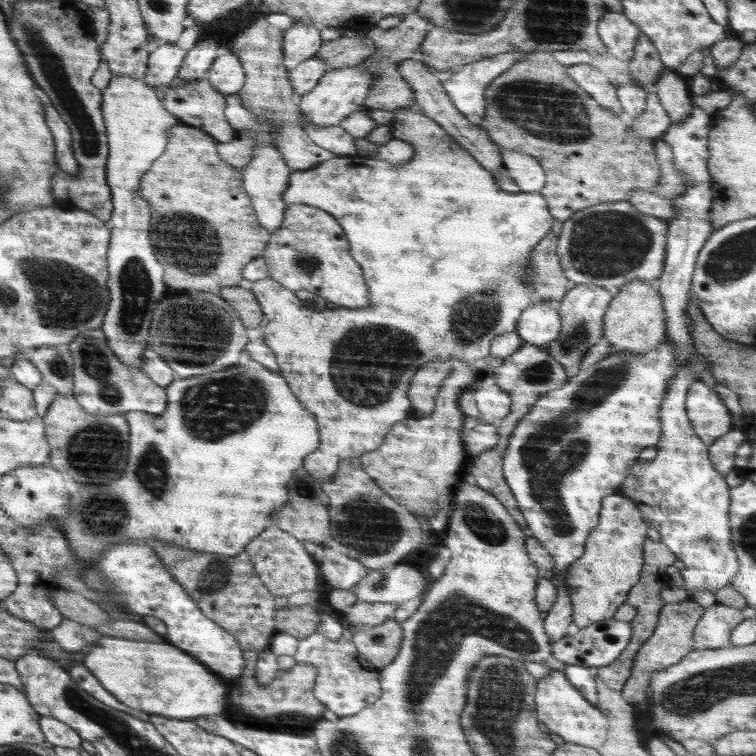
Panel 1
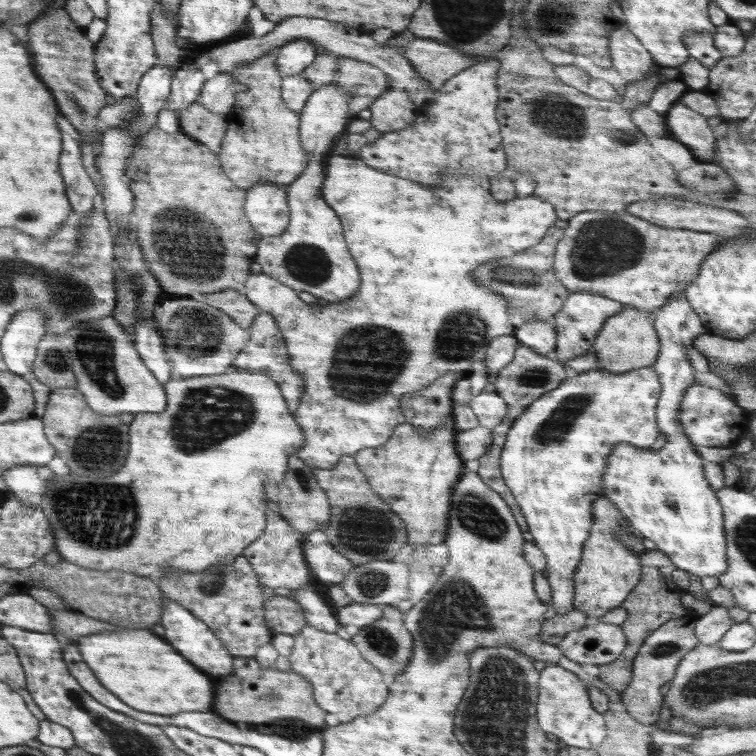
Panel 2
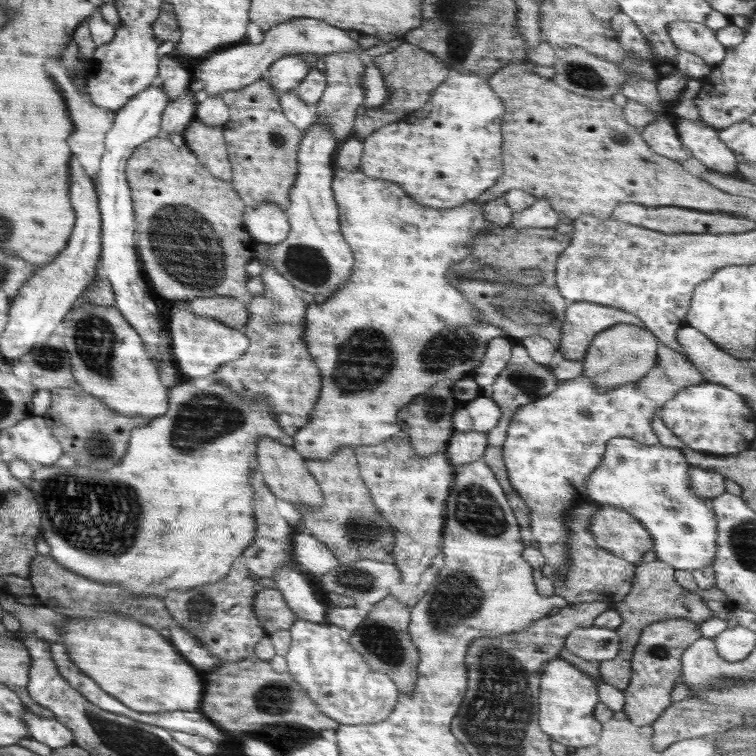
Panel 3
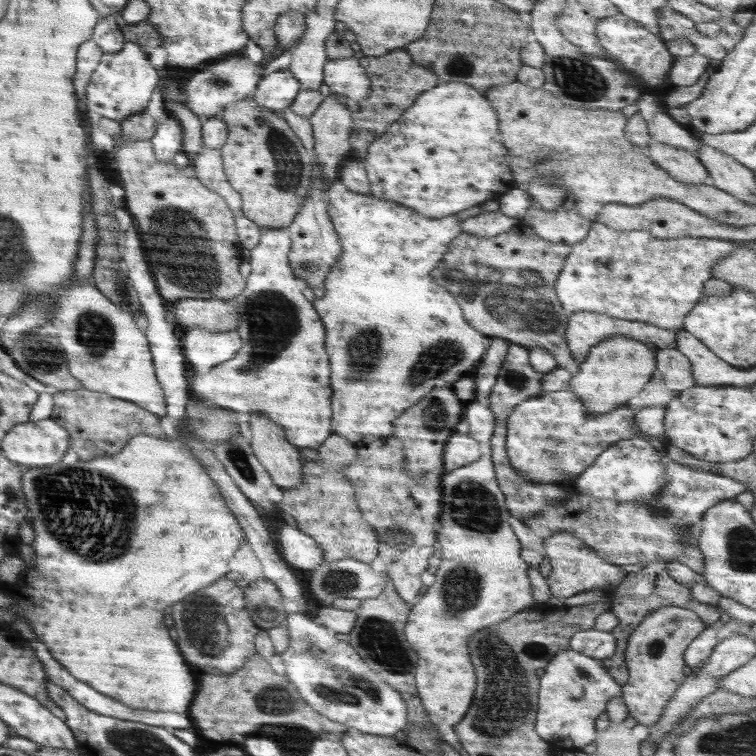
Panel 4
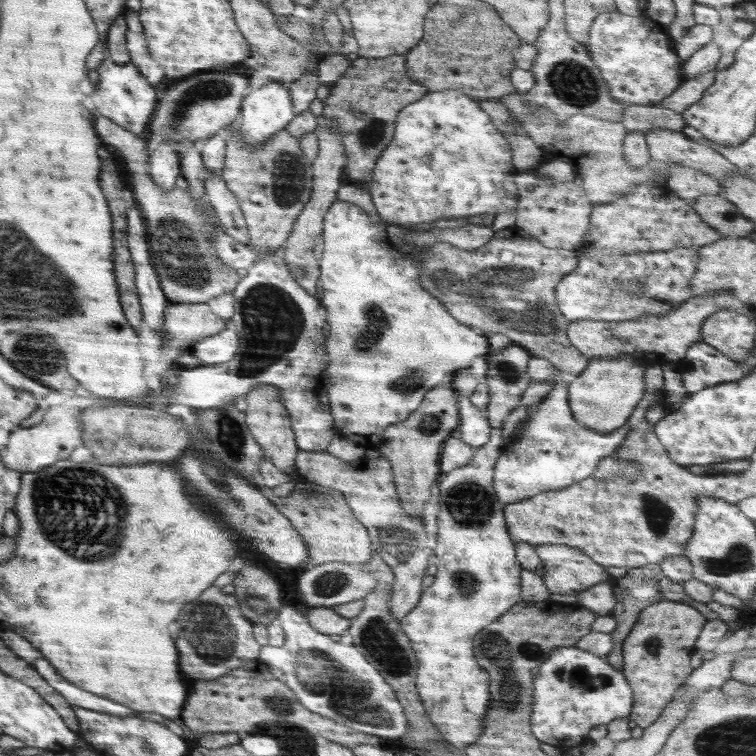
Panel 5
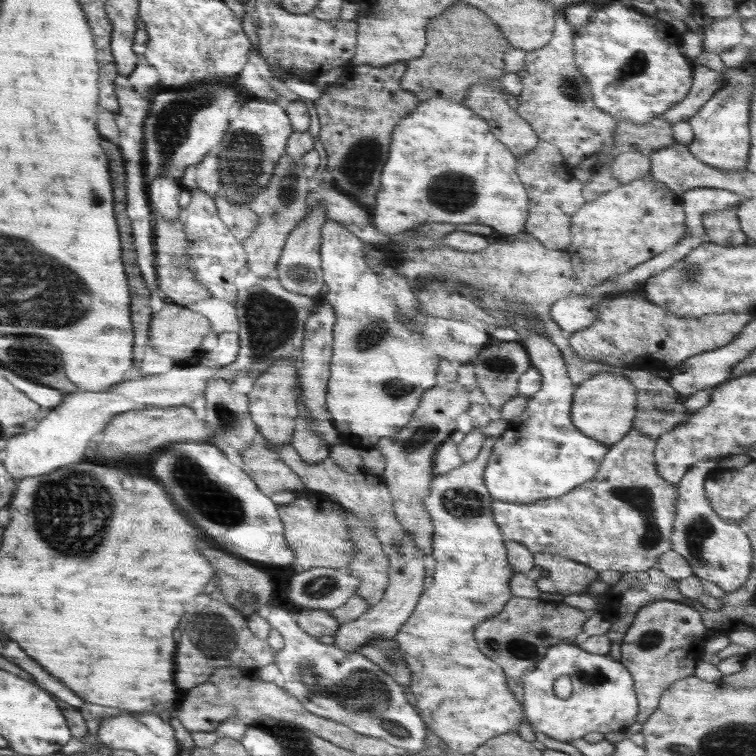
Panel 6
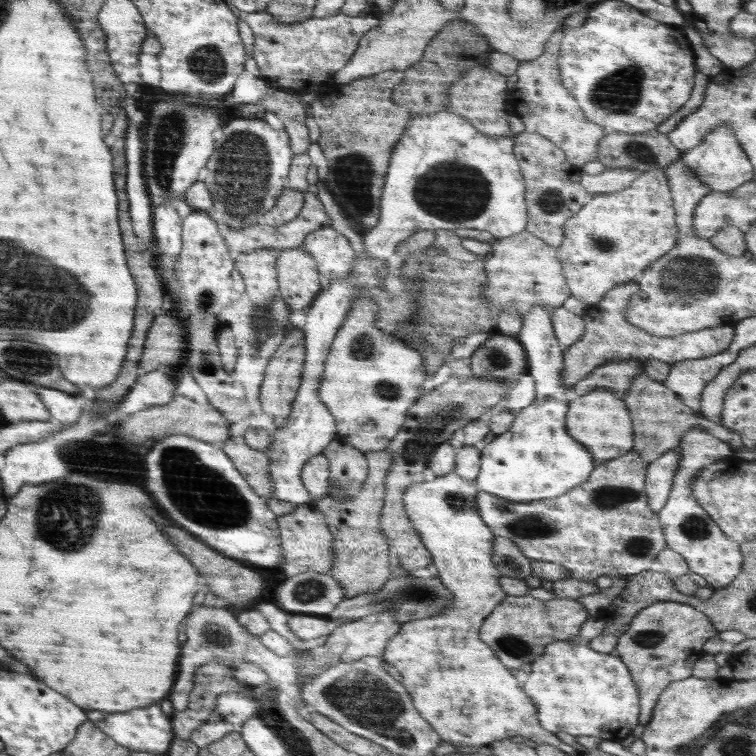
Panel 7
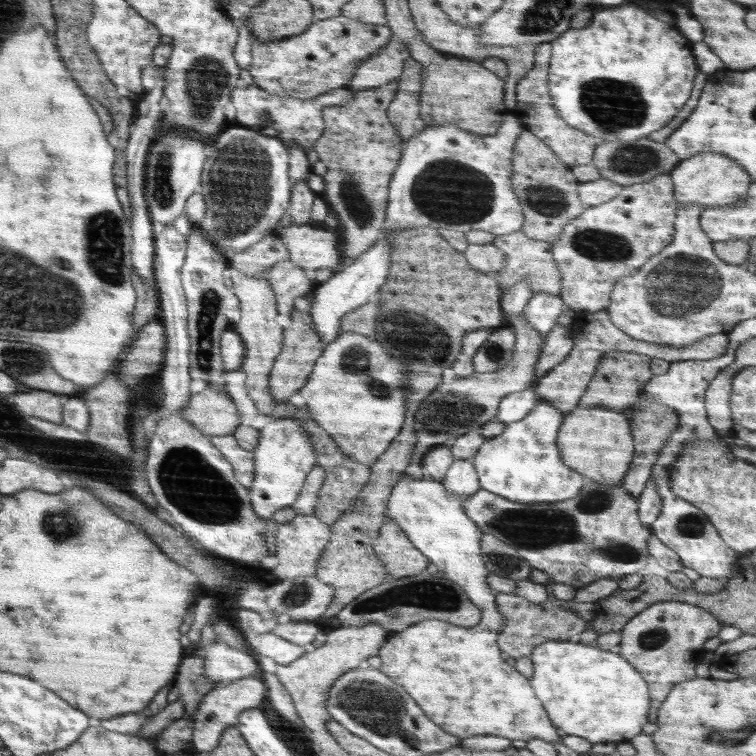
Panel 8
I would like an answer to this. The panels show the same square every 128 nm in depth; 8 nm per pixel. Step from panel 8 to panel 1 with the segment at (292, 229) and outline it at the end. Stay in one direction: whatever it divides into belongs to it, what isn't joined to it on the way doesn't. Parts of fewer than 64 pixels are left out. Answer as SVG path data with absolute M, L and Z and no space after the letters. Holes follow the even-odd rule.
M400 107L400 109L396 109L394 117L389 122L389 128L396 139L408 141L414 145L416 156L412 156L410 162L396 166L396 164L390 164L386 160L374 160L374 158L365 156L336 155L336 157L332 157L332 159L312 169L292 171L289 178L290 184L288 184L286 191L282 192L282 203L286 205L286 209L292 204L304 203L318 207L336 218L349 242L352 258L360 265L361 270L364 270L364 280L368 284L368 302L370 302L370 306L368 308L342 307L336 308L336 310L326 309L315 313L301 304L294 291L287 290L273 279L264 278L247 285L266 319L261 326L264 332L263 339L265 344L276 355L276 362L280 367L281 376L285 378L290 390L294 392L294 396L300 400L302 408L312 412L312 416L316 418L316 424L318 424L318 430L320 430L320 444L310 456L306 456L304 468L310 472L310 477L320 484L334 476L340 461L347 458L358 458L365 452L376 450L382 444L384 436L390 432L392 424L396 424L396 422L404 420L406 416L412 415L410 402L404 392L410 386L416 370L424 362L446 362L446 360L456 359L470 365L478 364L478 362L489 356L489 349L494 338L516 331L522 312L536 302L536 294L531 290L531 277L527 274L532 249L536 248L540 240L550 232L555 220L549 211L546 199L539 192L518 191L512 193L502 190L486 168L480 166L480 163L476 162L472 155L461 146L458 146L438 123L424 116L424 113L418 107Z

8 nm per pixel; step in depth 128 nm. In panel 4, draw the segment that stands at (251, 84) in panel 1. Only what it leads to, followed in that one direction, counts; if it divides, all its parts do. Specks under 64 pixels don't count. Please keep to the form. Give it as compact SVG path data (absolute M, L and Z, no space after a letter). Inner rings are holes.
M251 97L230 104L224 108L221 115L228 126L226 142L220 149L222 164L230 186L241 196L244 216L261 228L278 228L278 230L288 228L296 218L296 214L300 212L302 200L308 194L308 186L312 180L313 155L304 148L296 133L282 116L276 116L266 108L260 108L258 104L254 104Z

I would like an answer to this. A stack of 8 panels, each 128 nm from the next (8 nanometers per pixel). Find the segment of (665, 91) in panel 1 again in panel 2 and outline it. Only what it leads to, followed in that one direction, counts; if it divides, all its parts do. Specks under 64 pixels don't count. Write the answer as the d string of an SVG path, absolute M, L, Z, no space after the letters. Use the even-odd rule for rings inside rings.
M676 100L664 115L672 138L684 143L699 162L716 163L716 136L707 118Z

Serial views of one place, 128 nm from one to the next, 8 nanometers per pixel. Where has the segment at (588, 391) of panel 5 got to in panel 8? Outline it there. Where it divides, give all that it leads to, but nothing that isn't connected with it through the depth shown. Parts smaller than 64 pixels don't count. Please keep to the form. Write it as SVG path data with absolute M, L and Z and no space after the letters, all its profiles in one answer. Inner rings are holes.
M576 408L573 412L564 416L564 424L558 432L558 448L562 462L588 478L590 482L604 484L604 486L618 486L623 484L622 478L628 472L628 466L634 456L633 436L629 427L629 421L618 412L610 409ZM588 434L600 434L600 436L588 436Z

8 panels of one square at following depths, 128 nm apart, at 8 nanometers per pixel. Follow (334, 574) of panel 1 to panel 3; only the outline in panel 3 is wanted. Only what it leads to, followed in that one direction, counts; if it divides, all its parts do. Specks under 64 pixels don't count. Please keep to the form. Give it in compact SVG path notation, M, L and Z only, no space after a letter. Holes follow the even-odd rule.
M294 534L292 554L297 567L303 572L312 572L317 576L338 568L341 563L323 543L317 538L312 538L312 534Z

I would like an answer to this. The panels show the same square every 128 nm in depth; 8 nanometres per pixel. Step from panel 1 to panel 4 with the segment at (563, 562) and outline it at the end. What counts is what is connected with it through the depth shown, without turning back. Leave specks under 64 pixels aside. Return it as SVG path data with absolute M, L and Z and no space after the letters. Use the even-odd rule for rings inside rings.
M564 388L562 390L559 390L558 392L548 392L540 394L540 396L529 398L528 400L525 400L525 402L522 402L521 404L518 404L512 410L512 413L508 416L508 420L506 421L506 452L507 456L509 458L510 466L512 466L514 472L517 472L520 476L522 475L532 475L532 482L540 482L544 484L548 483L554 483L557 484L558 479L560 477L566 476L566 473L568 473L568 476L571 476L571 480L574 482L578 476L580 476L580 473L582 471L586 470L594 461L596 458L598 458L598 455L601 452L604 452L609 446L612 446L615 442L618 442L619 440L624 440L628 438L632 438L634 436L640 436L642 438L646 437L654 437L654 436L644 436L636 426L634 426L634 418L633 414L631 412L631 409L628 405L625 405L624 407L619 407L618 409L615 409L613 412L610 412L606 415L592 415L591 413L587 412L587 409L582 405L582 402L580 398L574 394L574 392L570 392L567 388Z

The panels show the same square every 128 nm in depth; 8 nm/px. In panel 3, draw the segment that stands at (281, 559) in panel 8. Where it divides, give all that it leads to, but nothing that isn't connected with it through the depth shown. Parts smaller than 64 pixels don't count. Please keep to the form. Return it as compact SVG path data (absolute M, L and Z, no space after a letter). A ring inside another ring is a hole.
M340 447L328 460L305 459L305 462L324 496L317 512L310 515L303 513L301 522L310 534L324 542L340 563L348 564L360 559L388 561L394 543L394 530L374 508L370 492L360 476L354 448Z

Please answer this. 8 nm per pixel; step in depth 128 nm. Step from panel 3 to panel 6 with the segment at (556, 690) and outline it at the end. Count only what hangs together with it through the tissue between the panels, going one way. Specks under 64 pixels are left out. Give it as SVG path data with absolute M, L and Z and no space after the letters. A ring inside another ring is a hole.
M557 644L551 646L542 660L531 671L524 673L524 712L528 722L536 730L562 742L581 739L590 732L627 732L626 729L636 722L638 714L637 696L634 690L632 675L620 661L612 658L610 654L599 655L586 652L578 645ZM562 675L569 676L572 683L572 693L567 699L559 698L554 693L554 681Z

